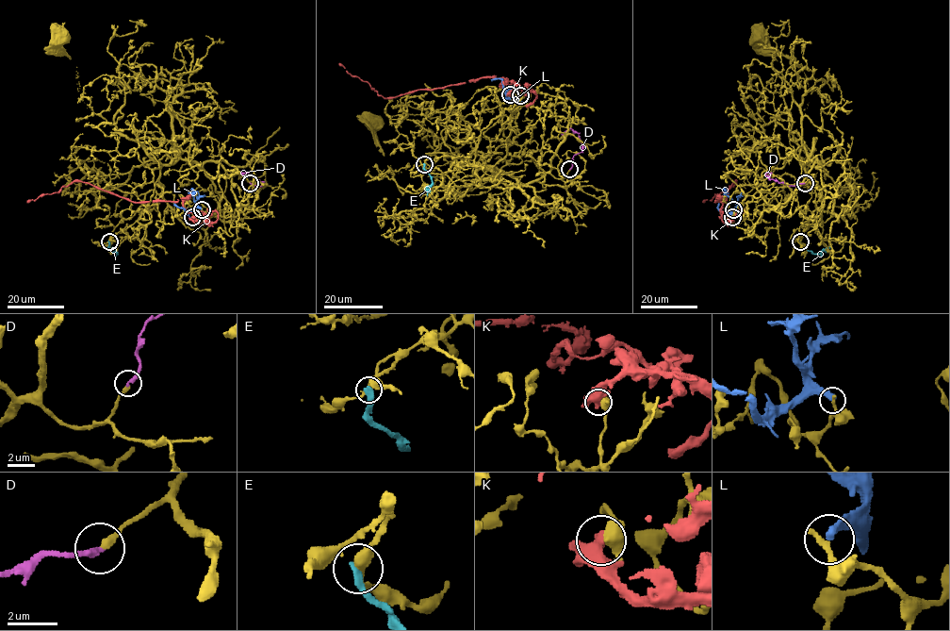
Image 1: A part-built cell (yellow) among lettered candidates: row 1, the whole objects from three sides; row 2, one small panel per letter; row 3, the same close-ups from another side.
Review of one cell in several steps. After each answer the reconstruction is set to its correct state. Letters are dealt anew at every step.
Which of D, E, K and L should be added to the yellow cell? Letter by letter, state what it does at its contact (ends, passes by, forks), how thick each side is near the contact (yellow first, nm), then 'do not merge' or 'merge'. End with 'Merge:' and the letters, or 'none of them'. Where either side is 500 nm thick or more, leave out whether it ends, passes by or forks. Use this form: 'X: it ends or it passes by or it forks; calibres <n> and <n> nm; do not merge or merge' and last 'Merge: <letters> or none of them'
D: it ends; calibres 320 and 280 nm; merge
E: it ends; calibres 360 and 420 nm; do not merge
K: calibres 700 and 500 nm; do not merge
L: it ends; calibres 280 and 340 nm; do not merge
Merge: D

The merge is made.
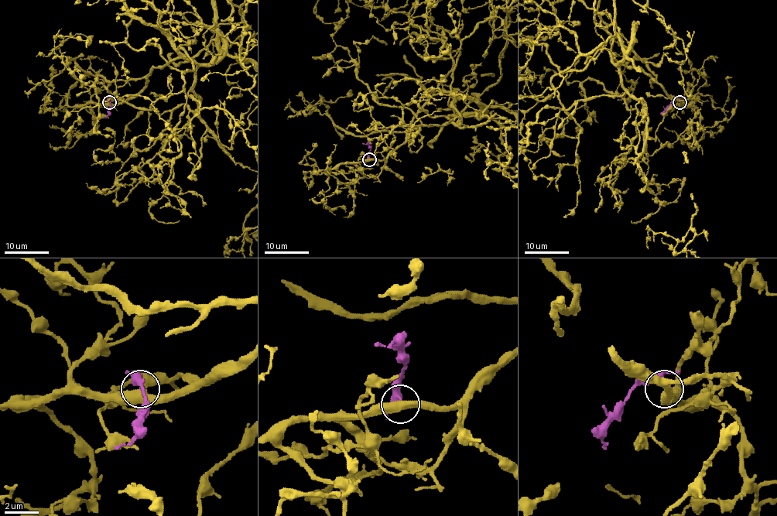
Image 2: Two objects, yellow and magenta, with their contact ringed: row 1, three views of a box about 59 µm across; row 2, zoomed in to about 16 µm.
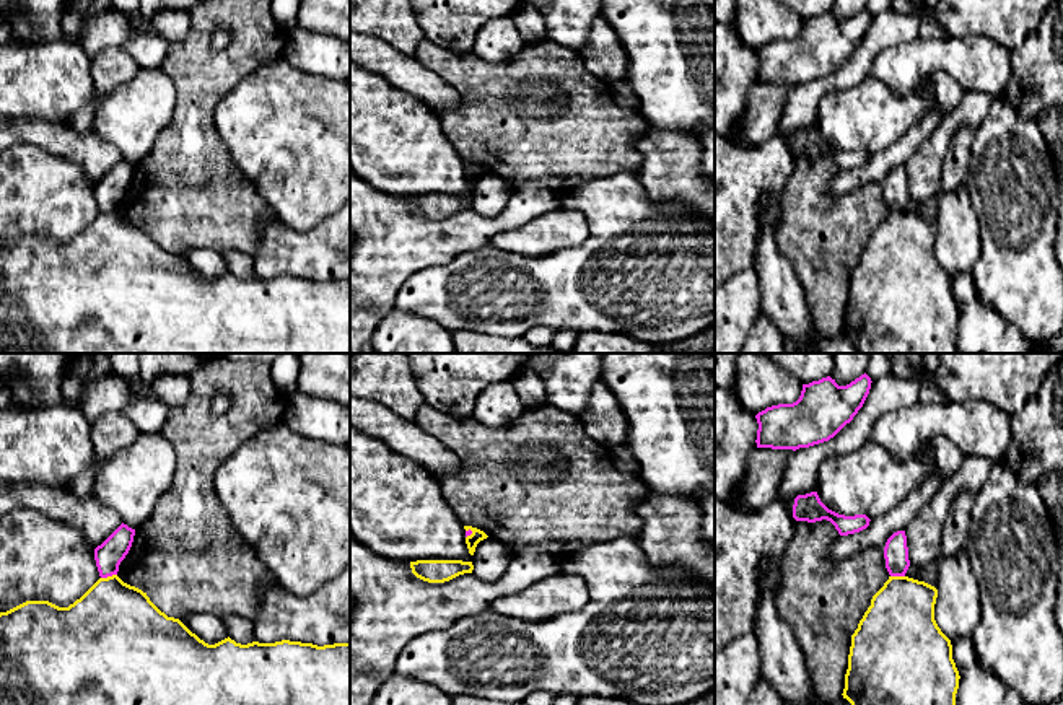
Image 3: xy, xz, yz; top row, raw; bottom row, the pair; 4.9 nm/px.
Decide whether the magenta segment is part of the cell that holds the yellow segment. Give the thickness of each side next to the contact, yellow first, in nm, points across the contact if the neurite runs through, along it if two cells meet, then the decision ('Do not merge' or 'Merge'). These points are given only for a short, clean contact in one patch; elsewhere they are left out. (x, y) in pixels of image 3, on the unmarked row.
Thickness 440 nm (yellow) against 140 nm. Boundary: xy (116, 209), (101, 214). Do not merge

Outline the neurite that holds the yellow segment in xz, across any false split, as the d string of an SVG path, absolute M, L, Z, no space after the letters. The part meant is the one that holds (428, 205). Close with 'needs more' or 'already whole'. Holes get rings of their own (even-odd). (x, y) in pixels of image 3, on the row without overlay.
M417 195L410 197L412 208L428 218L444 218L459 210L472 208L472 197L462 195Z | already whole

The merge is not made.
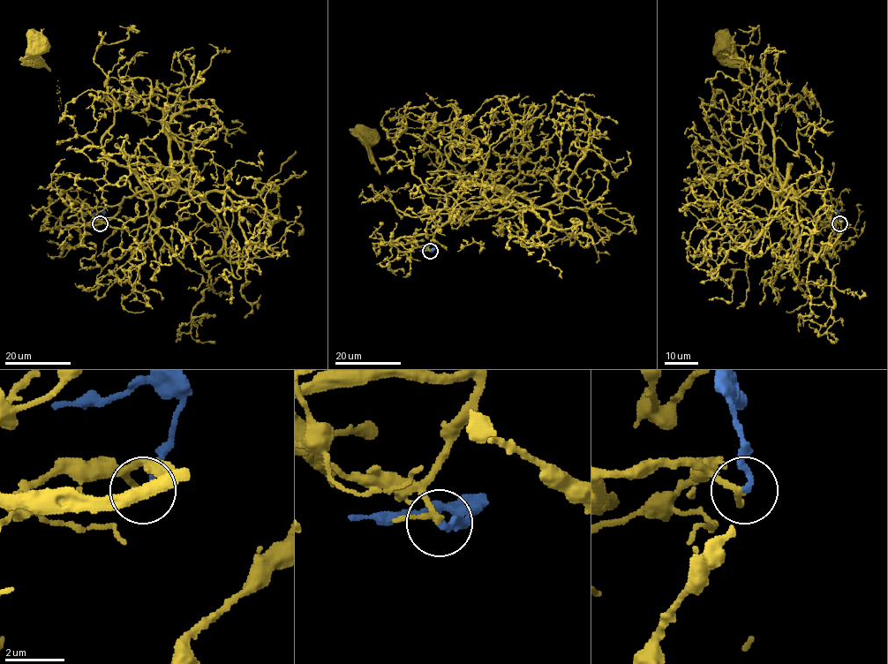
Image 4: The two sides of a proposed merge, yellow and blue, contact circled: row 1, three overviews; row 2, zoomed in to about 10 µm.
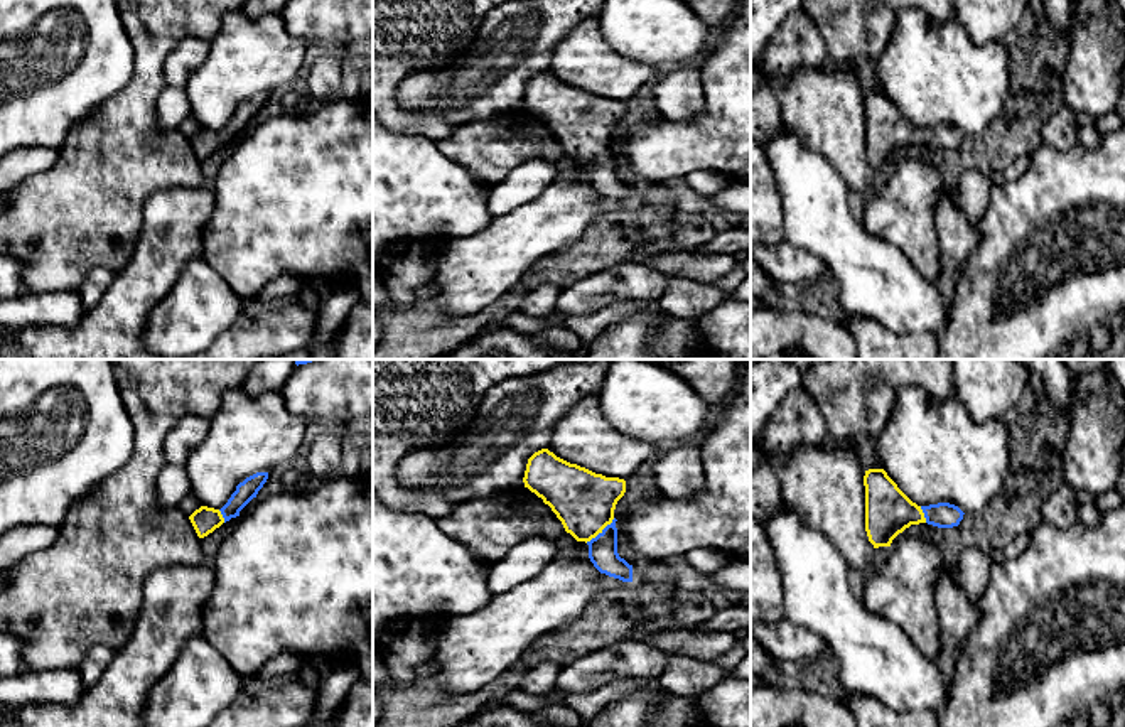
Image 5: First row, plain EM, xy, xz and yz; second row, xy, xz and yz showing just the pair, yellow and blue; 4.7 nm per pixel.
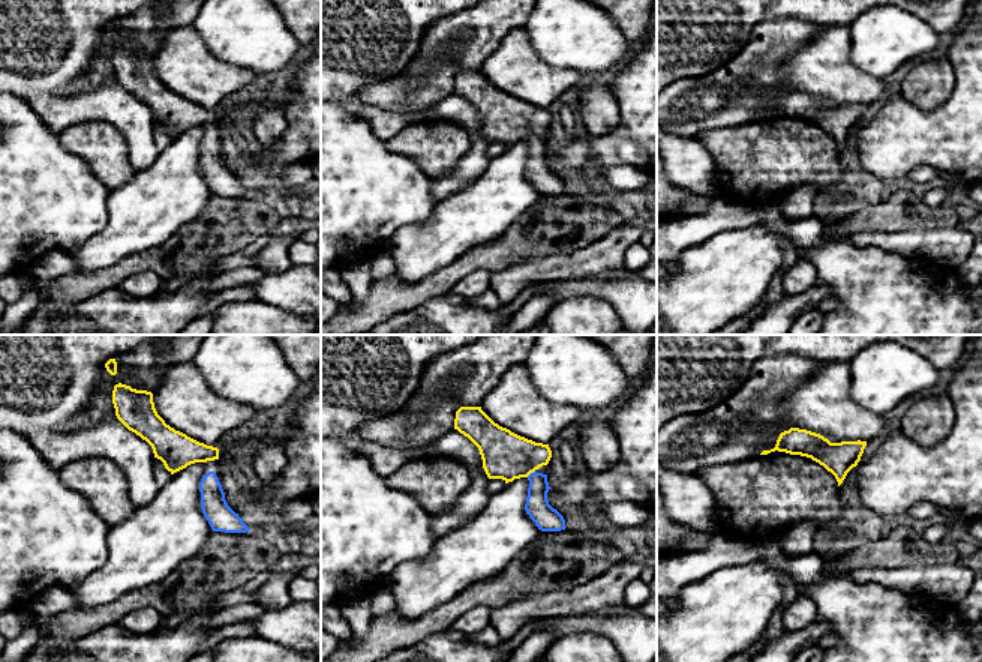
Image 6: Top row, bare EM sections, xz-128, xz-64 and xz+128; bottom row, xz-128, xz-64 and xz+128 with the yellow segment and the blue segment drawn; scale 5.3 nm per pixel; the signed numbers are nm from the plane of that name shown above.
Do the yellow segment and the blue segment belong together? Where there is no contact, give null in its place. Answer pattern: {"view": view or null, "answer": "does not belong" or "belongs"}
{"view": "xz", "answer": "belongs"}

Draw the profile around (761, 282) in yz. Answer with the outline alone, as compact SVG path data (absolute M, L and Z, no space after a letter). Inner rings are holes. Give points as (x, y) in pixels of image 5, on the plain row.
M751 256L751 299L762 299L771 288L778 287L779 283Z

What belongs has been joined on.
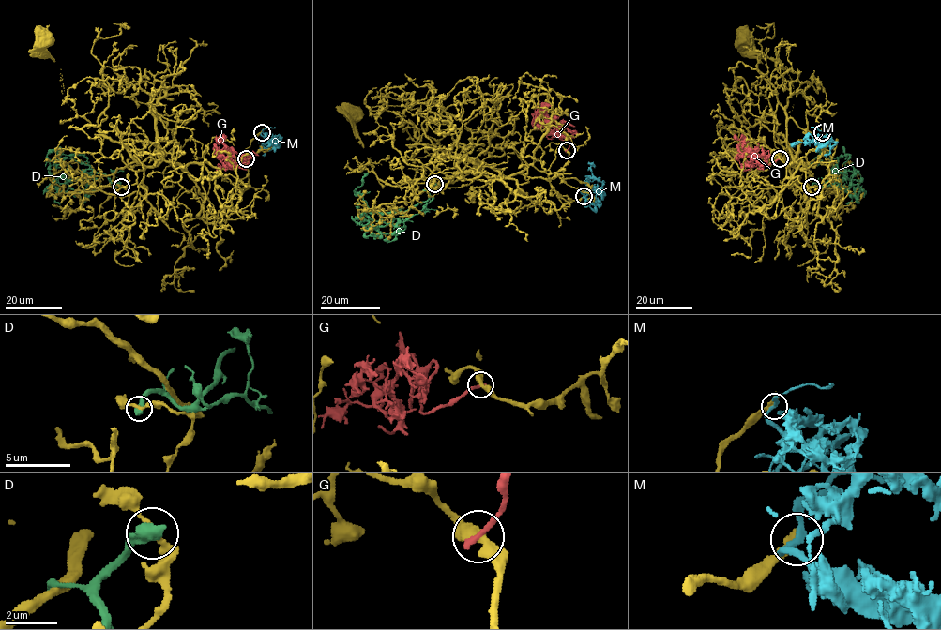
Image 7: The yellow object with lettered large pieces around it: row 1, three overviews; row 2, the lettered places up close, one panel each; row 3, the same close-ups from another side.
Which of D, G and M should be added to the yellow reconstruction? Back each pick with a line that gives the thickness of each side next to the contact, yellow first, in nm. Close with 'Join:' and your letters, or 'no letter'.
Join: no letter

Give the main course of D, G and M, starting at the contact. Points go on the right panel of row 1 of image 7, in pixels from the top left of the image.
D: (811, 187), (824, 184), (830, 174), (841, 172), (850, 183), (854, 172), (851, 164), (839, 172), (829, 158)
G: (779, 158), (767, 165), (759, 160), (751, 166), (753, 157), (755, 166), (740, 165), (742, 170), (751, 170)
M: (822, 132), (826, 142), (813, 141), (809, 135), (804, 142), (795, 142), (792, 146)

